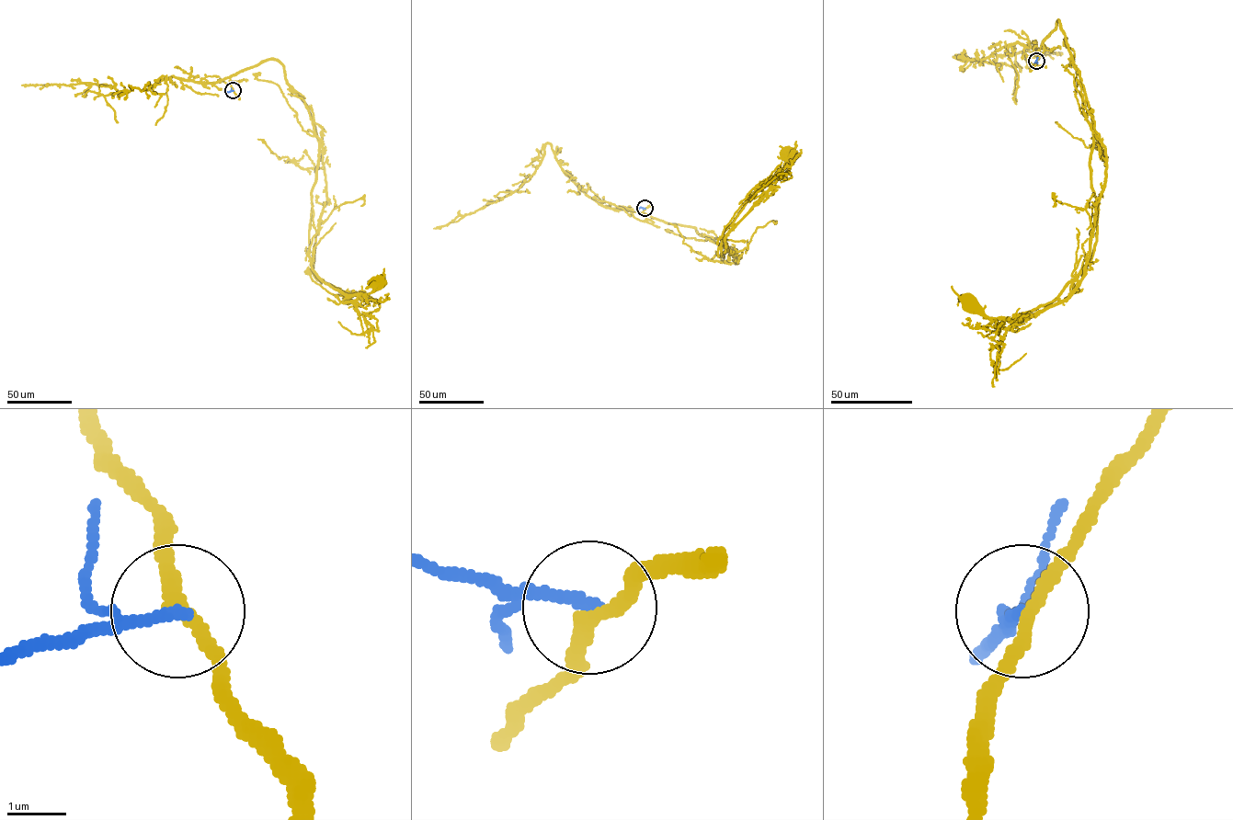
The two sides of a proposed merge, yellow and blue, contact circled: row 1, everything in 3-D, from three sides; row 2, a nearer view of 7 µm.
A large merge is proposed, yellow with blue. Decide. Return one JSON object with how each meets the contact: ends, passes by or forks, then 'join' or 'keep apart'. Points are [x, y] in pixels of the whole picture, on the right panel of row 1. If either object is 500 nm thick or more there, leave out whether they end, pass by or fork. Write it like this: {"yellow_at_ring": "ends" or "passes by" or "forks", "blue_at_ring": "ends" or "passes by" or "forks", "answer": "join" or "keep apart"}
{"yellow_at_ring": "passes by", "blue_at_ring": "ends", "answer": "keep apart"}

